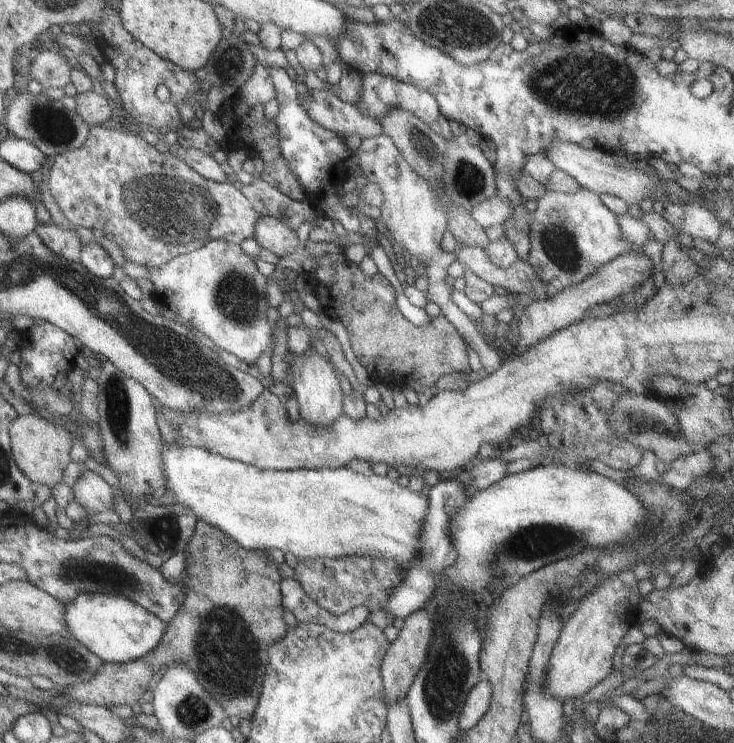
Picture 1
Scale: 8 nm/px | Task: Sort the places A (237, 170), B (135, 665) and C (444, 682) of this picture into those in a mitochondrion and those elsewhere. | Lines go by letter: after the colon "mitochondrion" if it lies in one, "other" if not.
A: other
B: other
C: mitochondrion

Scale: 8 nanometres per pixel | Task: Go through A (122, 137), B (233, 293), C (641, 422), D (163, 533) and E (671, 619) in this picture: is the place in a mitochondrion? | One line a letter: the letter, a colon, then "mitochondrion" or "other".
A: other
B: mitochondrion
C: mitochondrion
D: mitochondrion
E: other

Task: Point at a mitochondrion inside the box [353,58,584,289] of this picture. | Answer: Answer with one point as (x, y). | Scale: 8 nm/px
(468, 181)

